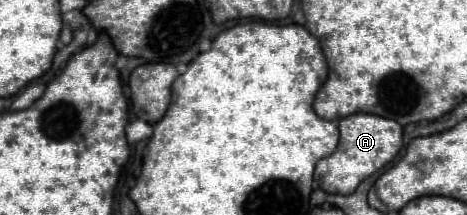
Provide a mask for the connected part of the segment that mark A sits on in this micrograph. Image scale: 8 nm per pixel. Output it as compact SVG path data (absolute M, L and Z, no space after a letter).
M355 113L343 117L339 119L339 131L341 139L337 151L321 159L315 167L315 181L327 193L343 193L343 195L353 193L365 177L373 175L375 171L391 163L403 145L403 127L397 121L379 115Z

